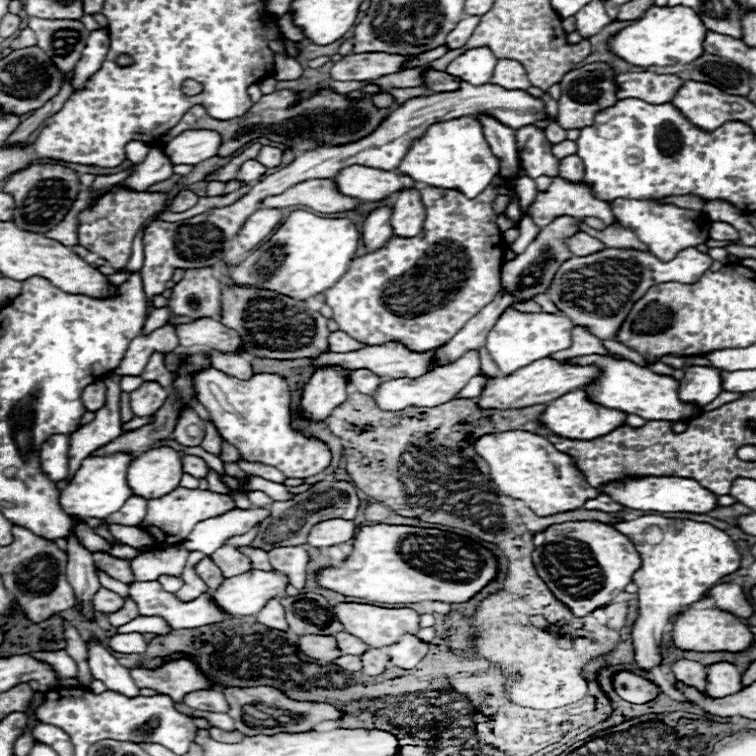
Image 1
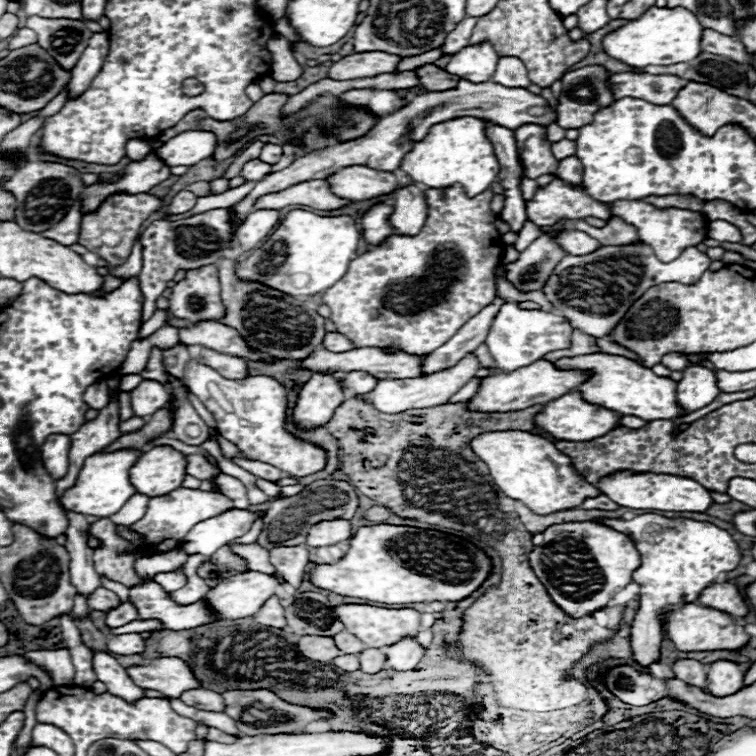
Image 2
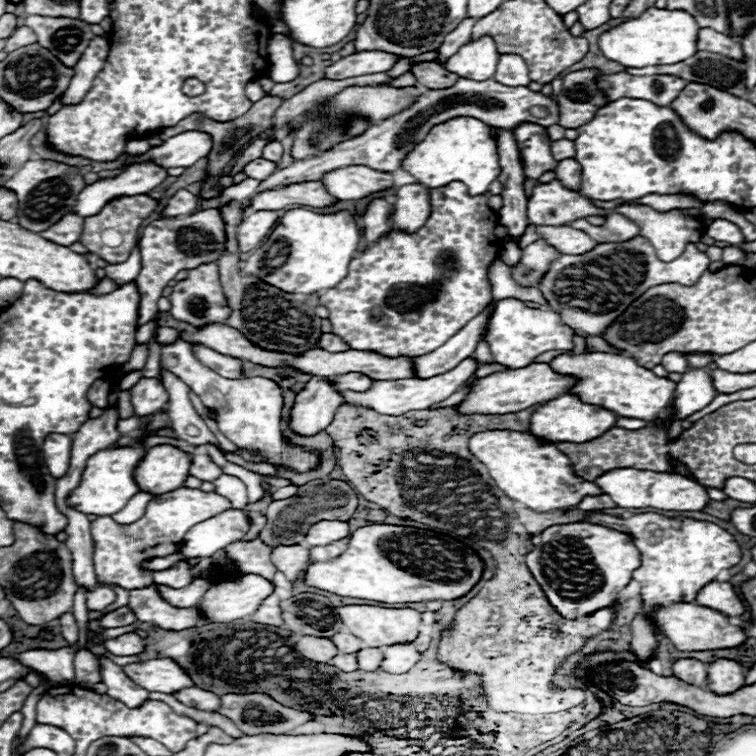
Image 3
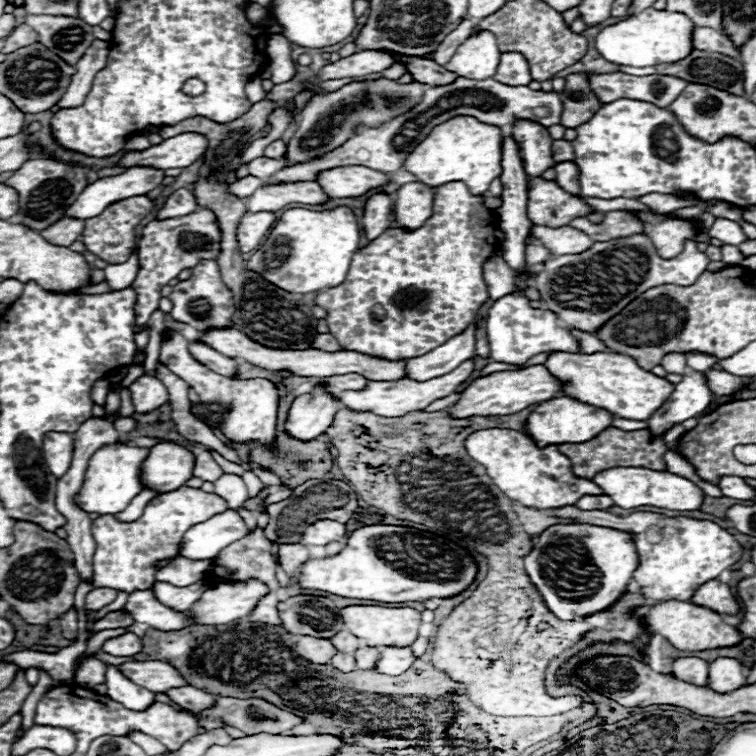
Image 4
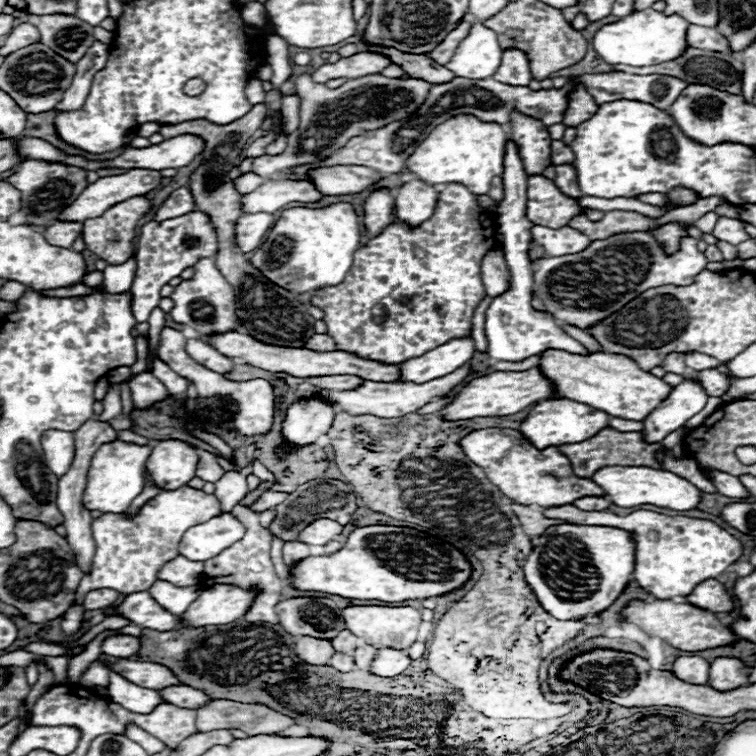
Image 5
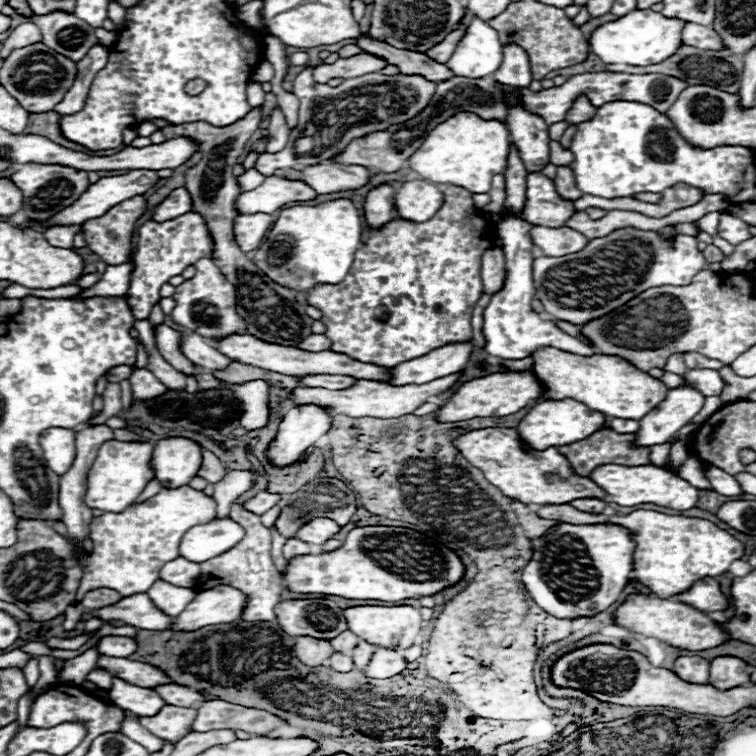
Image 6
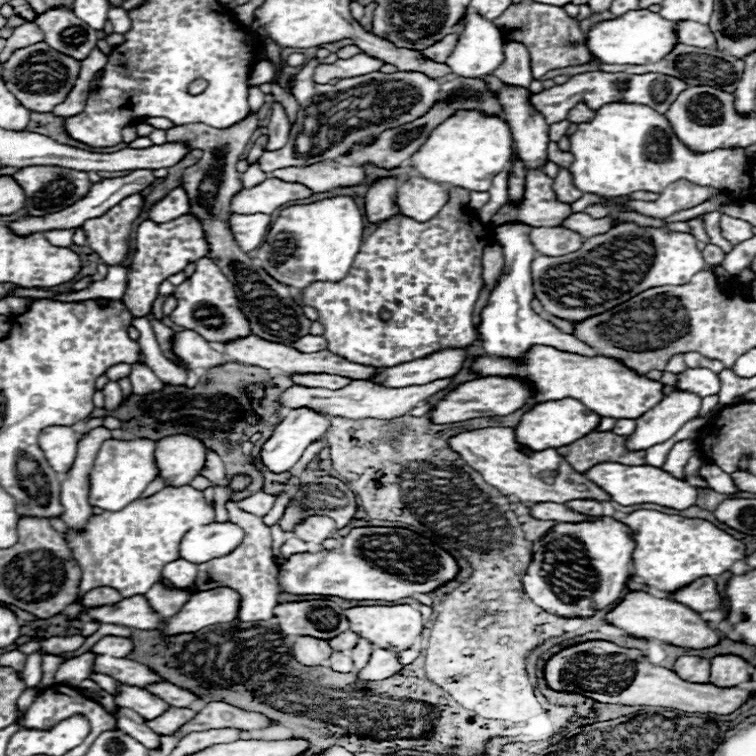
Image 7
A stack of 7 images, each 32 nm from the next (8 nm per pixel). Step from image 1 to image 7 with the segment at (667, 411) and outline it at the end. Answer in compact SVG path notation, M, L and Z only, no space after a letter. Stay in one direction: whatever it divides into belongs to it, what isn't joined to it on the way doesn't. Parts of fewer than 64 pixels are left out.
M536 346L536 350L532 350L532 354L526 354L520 360L526 360L526 366L514 366L514 360L508 360L508 358L488 358L488 356L484 356L484 358L476 358L472 368L476 372L480 372L482 376L528 376L538 388L534 402L576 398L584 406L588 406L592 412L598 412L600 416L610 416L610 418L632 418L632 420L636 420L642 414L646 414L648 410L652 410L664 398L664 384L662 382L640 376L632 368L628 368L624 362L618 362L614 358L608 358L608 356L584 358L580 354L564 354L562 350L552 350L550 346Z

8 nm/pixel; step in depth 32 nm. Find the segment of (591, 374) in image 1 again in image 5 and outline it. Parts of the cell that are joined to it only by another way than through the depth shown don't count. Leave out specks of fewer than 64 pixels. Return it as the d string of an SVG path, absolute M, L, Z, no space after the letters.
M534 366L530 370L522 370L522 372L492 372L488 376L468 382L456 394L454 402L450 402L442 410L442 414L448 420L468 420L474 416L508 416L508 414L516 414L516 412L524 410L530 404L538 404L542 400L552 398L554 392L556 390L554 390L552 382L542 374L542 370L538 366Z

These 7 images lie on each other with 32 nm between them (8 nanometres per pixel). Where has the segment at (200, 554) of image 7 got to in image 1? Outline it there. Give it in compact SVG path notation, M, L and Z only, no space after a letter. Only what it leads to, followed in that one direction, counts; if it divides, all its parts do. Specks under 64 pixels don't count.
M252 508L252 510L232 510L220 518L204 520L194 526L192 534L184 540L186 550L200 550L204 556L210 556L218 550L226 538L244 534L252 530L256 524L264 522L270 516L268 508Z

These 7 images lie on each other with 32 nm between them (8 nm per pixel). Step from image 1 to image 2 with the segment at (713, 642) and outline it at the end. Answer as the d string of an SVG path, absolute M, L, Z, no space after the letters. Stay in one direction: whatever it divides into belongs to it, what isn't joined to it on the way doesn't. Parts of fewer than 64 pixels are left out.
M696 604L682 606L668 614L668 636L674 642L674 646L682 652L686 650L740 650L748 644L750 634L744 630L744 626L736 624L734 618L726 612L714 610L714 608L698 608Z

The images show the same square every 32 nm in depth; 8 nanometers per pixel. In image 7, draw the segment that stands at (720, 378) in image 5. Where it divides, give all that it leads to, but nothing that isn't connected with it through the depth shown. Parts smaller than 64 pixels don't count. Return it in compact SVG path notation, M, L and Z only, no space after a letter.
M686 370L682 374L678 374L678 386L682 390L692 390L698 396L712 396L720 392L720 378L716 372L712 370Z

